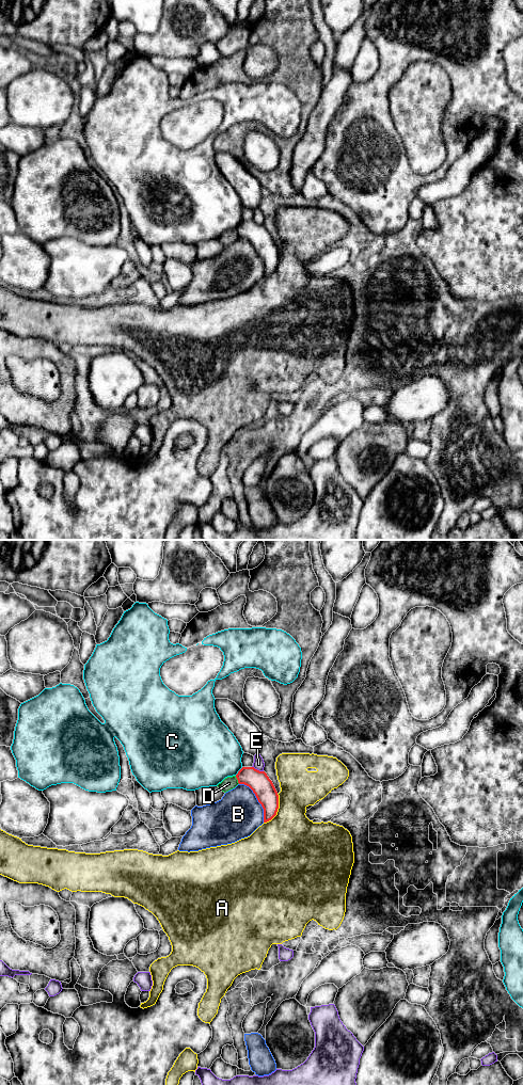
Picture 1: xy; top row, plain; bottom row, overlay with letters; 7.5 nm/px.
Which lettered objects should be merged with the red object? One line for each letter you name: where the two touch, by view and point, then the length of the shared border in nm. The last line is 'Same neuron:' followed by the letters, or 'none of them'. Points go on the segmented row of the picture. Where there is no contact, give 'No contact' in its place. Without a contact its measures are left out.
Same neuron: none of them

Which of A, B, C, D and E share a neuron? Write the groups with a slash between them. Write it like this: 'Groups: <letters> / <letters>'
Groups: A / B / C / D / E

